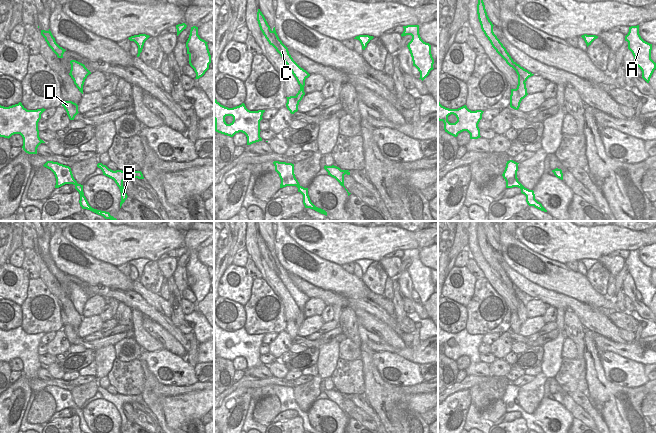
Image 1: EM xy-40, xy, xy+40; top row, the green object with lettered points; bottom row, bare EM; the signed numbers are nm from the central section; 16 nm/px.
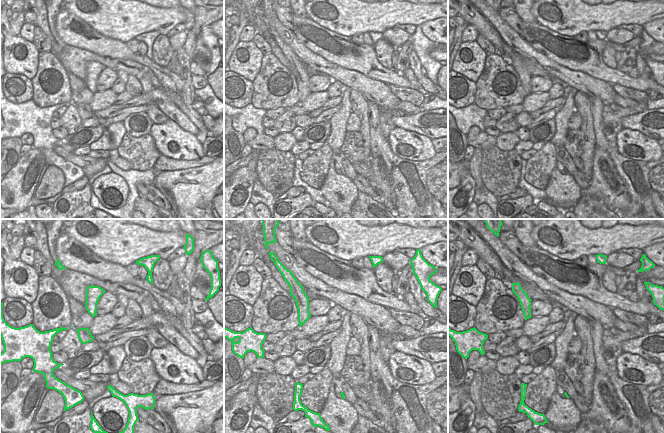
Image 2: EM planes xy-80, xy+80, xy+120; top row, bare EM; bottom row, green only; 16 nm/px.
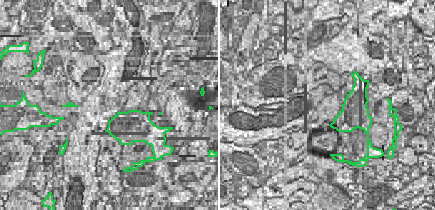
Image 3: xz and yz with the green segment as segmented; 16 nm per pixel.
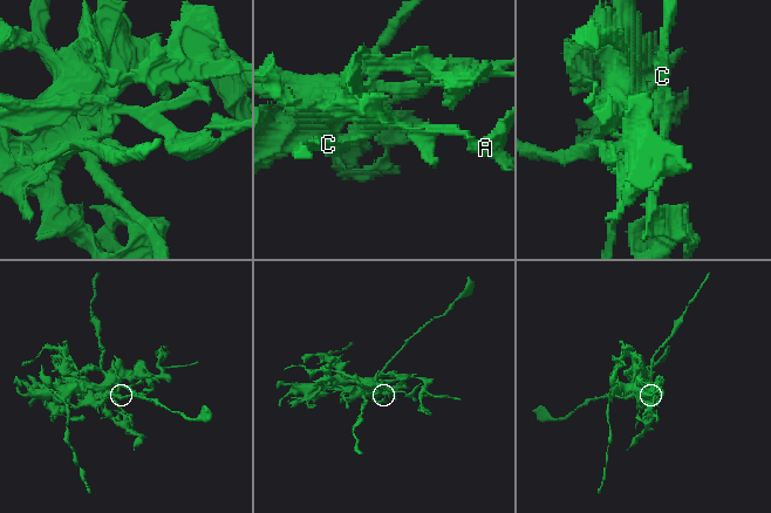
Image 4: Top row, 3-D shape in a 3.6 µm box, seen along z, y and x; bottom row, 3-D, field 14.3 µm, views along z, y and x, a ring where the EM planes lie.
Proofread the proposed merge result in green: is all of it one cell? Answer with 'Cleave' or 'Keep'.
Cleave

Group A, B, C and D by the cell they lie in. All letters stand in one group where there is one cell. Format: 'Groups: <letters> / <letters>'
Groups: A B C / D

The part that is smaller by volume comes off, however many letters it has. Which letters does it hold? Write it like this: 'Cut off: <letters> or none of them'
Cut off: D

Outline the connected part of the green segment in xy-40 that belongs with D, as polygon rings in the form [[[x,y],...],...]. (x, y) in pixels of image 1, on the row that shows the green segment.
[[[65,101],[62,106],[66,110],[69,119],[74,120],[75,116],[79,113],[78,105],[72,101]]]

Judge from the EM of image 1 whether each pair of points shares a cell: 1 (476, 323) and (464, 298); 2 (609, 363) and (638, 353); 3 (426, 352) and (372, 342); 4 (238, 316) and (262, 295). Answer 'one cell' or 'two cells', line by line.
1: two cells
2: two cells
3: one cell
4: two cells

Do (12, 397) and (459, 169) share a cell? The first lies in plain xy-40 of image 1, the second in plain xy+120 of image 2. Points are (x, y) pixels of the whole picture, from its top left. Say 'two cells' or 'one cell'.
two cells

